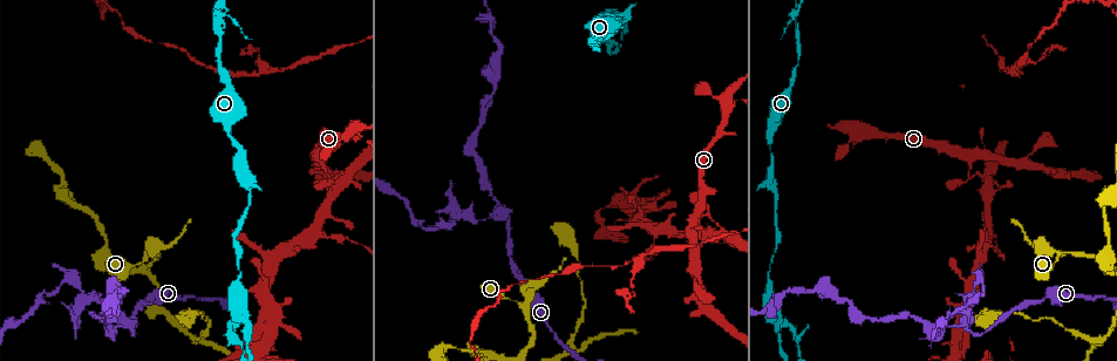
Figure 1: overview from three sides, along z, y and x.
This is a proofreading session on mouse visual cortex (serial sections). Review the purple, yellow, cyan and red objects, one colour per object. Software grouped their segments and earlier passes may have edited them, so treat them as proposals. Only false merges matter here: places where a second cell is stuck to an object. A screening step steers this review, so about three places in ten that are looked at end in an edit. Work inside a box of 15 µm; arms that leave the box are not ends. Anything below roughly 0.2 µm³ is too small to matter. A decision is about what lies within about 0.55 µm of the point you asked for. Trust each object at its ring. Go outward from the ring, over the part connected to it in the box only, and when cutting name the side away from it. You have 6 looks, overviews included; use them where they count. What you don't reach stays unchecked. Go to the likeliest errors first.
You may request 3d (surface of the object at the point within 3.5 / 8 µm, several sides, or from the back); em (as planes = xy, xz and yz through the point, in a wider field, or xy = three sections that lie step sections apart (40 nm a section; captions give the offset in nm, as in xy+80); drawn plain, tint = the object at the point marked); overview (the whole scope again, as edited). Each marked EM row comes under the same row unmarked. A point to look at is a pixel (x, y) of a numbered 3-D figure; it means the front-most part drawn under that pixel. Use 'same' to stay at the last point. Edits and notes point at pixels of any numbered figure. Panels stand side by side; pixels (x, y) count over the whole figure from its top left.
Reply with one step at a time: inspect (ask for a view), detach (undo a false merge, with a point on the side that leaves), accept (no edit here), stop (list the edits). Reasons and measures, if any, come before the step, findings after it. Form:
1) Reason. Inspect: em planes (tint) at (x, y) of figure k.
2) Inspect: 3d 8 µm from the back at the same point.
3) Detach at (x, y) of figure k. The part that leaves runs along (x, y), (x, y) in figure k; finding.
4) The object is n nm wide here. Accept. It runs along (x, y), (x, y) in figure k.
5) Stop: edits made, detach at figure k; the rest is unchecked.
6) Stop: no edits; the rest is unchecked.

Sharp bend. Inspect: 3d 3.5 µm at (967, 179) of figure 1.

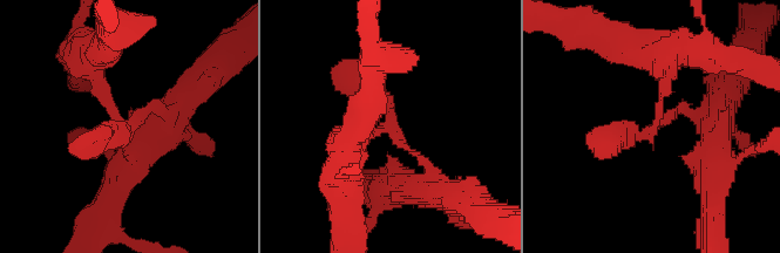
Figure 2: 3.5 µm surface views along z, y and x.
Inspect: em xy step 1 (tint) at (122, 126) of figure 2.

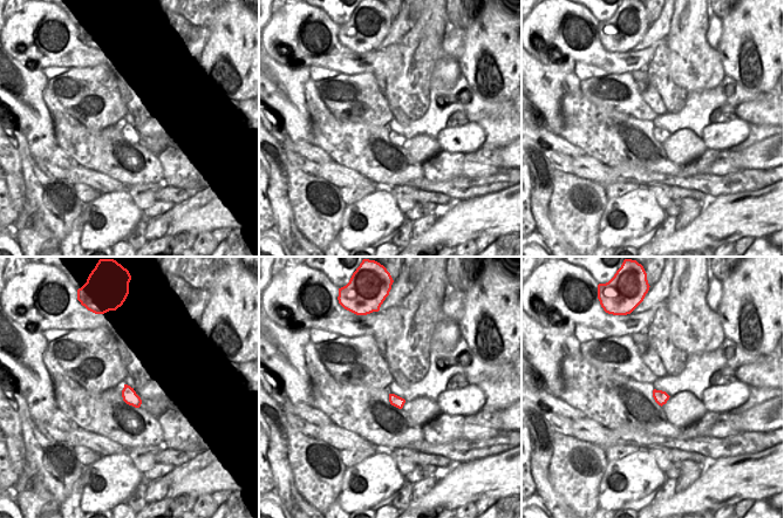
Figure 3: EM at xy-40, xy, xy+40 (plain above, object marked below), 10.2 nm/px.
Detach at (129, 155) of figure 2. The part that leaves runs along (123, 125), (167, 114), (142, 146) in figure 2; a second cell is stuck on.

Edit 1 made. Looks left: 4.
A narrow waist. Inspect: 3d 3.5 µm from the back at (238, 149) of figure 1.

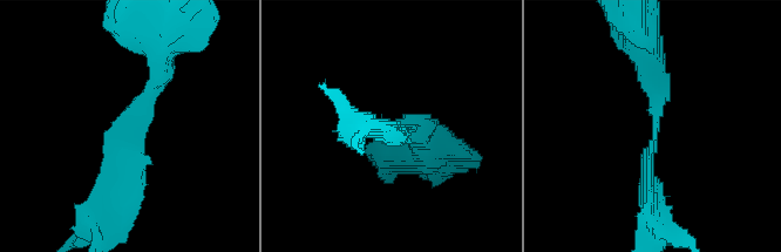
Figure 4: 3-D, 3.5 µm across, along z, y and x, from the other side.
Inspect: em planes (tint) at (134, 138) of figure 4.

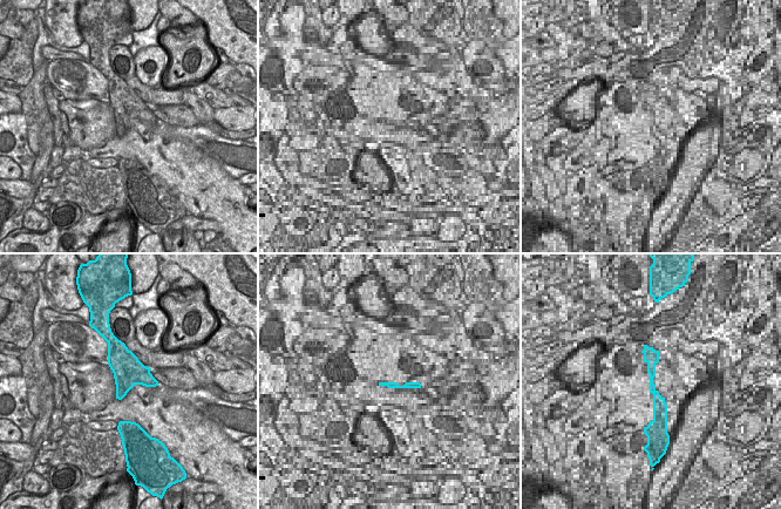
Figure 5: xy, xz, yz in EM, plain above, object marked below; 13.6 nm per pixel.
Accept. It runs along (162, 69), (119, 209) in figure 4; all the same cell.

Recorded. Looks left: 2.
Branch point. Inspect: 3d 3.5 µm at (966, 327) of figure 1.

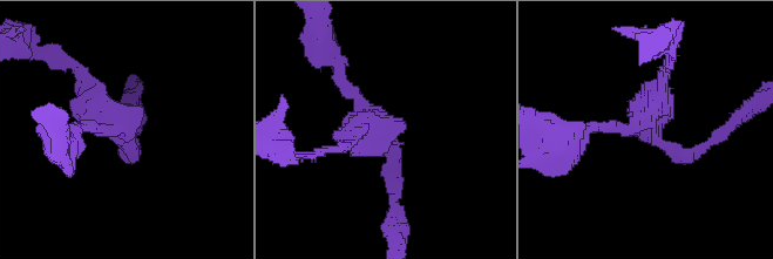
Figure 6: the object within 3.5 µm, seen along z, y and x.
3 arms meet here; the arms are 150, 200, 200 nm wide. Inspect: em xy step 5 (tint) at (121, 122) of figure 6.

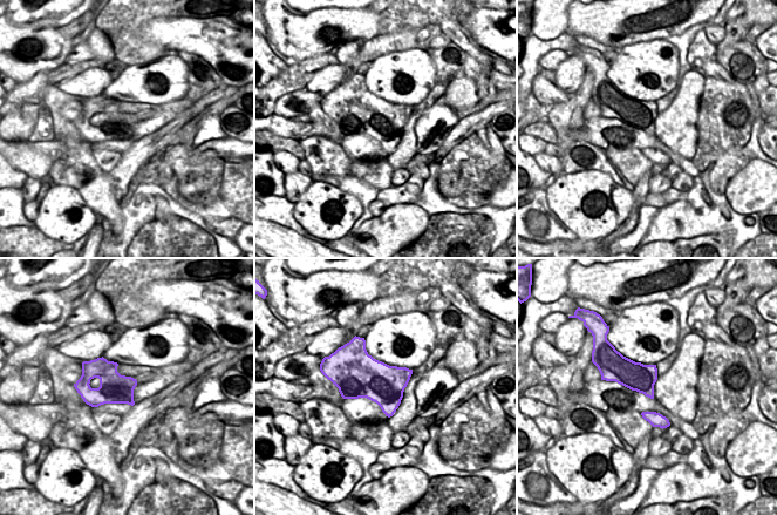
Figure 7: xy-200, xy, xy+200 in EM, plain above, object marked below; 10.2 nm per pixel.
Accept. It runs along (392, 188), (385, 125), (338, 72) in figure 6; one cell here.

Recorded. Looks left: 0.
Stop: edits made, detach at figure 2; the rest is unchecked.

